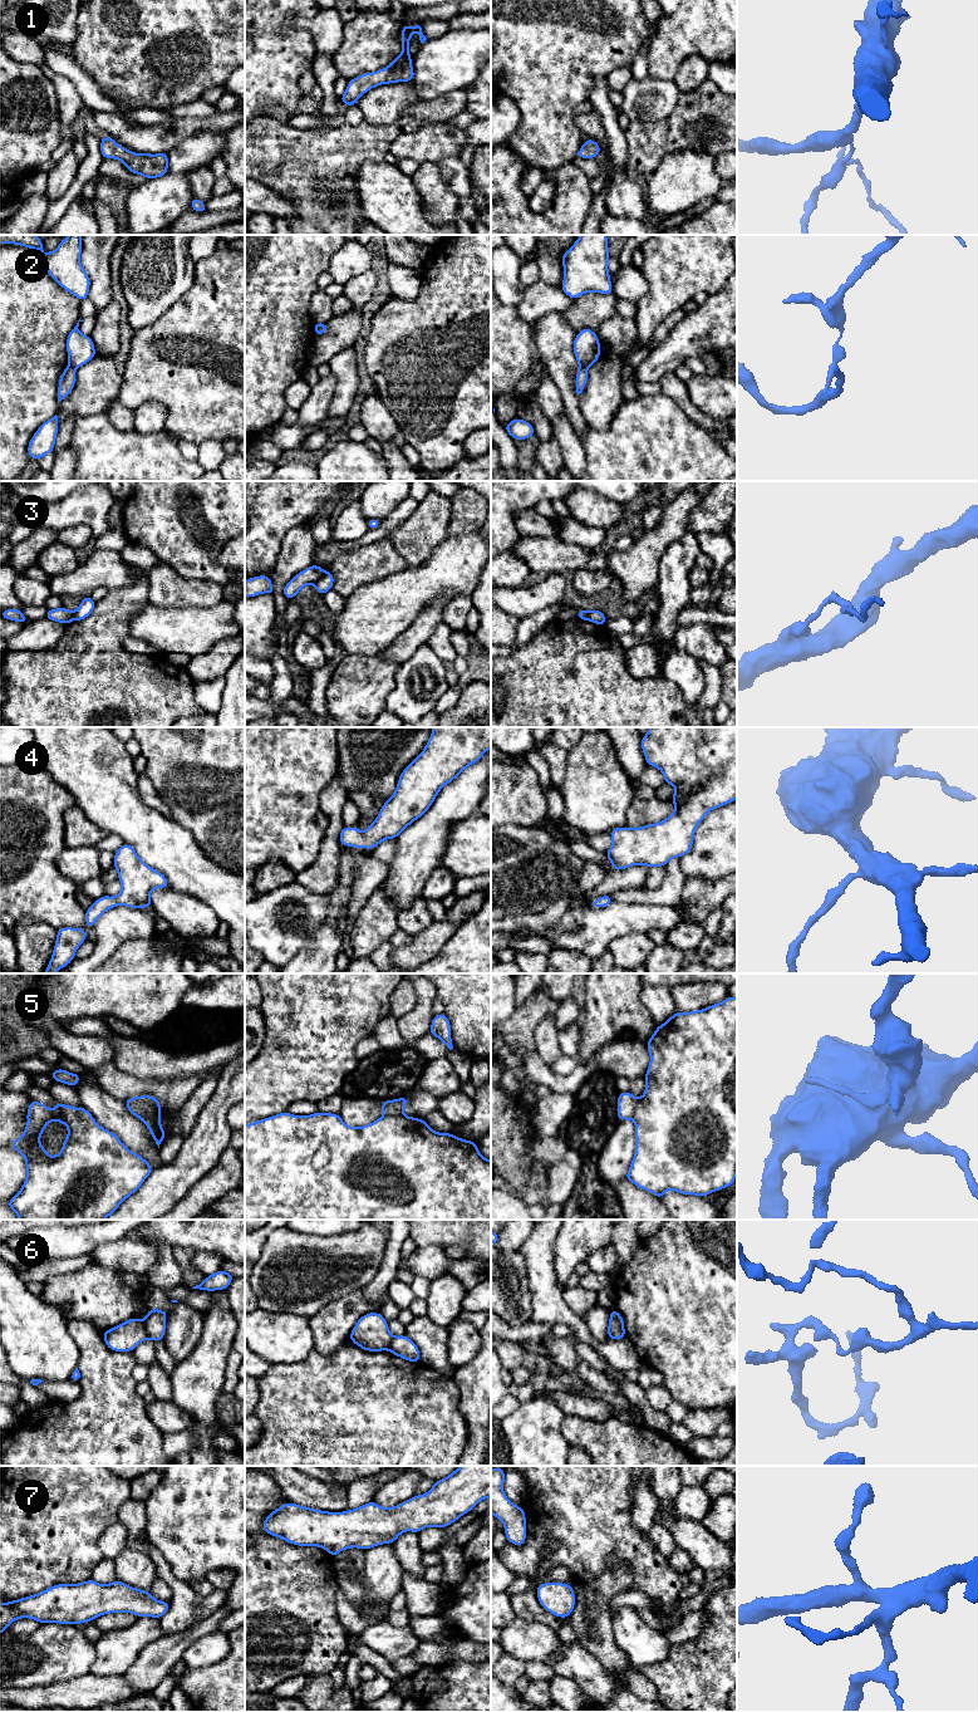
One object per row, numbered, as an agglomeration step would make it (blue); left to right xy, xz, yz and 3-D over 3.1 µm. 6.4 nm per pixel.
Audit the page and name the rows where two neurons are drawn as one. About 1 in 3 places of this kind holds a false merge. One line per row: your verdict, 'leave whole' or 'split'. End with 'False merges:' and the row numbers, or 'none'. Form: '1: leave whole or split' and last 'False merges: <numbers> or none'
1: leave whole
2: split
3: split
4: leave whole
5: split
6: split
7: leave whole
False merges: 2, 3, 5, 6

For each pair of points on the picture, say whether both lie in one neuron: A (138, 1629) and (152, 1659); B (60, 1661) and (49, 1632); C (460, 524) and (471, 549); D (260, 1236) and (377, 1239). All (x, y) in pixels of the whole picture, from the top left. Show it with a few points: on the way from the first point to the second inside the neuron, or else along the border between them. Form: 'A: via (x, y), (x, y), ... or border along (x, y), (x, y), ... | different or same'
A: border along (162, 1634), (150, 1642), (127, 1668) | different
B: via (54, 1653), (50, 1639) | same
C: border along (477, 529), (467, 534), (450, 536) | different
D: border along (271, 1232), (265, 1240), (257, 1260) | different

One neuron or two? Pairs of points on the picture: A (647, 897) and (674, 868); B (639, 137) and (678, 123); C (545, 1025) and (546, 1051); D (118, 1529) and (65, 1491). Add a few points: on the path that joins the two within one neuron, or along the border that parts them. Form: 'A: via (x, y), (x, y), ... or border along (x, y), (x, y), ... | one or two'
A: via (657, 897), (673, 878) | one
B: via (649, 137), (664, 137), (668, 133) | one
C: via (546, 1031), (546, 1045) | one
D: border along (117, 1520), (101, 1535), (101, 1551) | two

